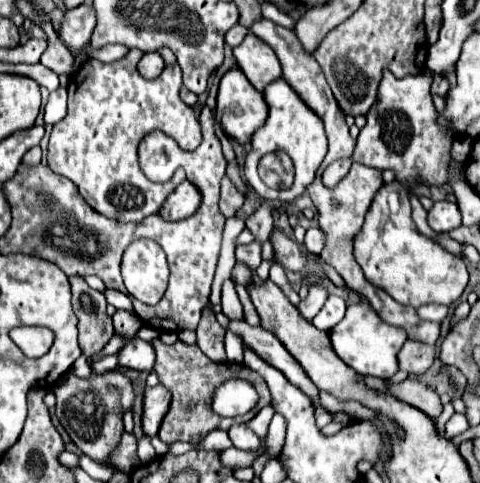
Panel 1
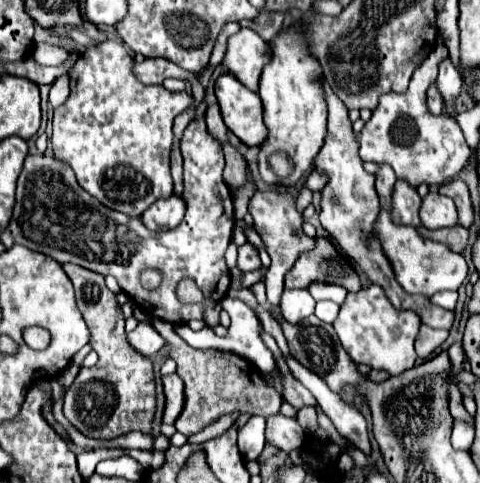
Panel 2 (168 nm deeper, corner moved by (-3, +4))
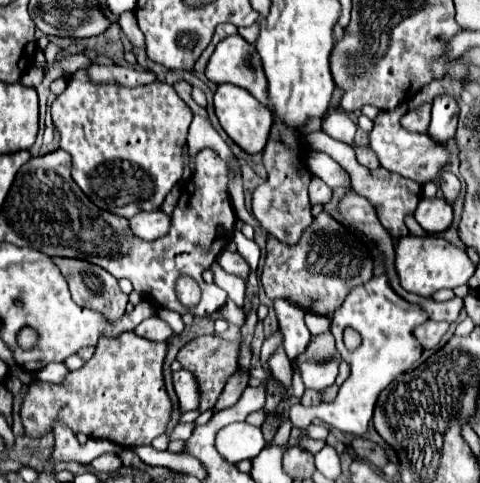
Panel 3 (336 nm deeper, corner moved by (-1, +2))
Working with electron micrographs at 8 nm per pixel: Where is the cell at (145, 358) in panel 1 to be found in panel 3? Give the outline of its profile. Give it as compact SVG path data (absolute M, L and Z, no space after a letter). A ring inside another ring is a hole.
M151 317L149 321L143 321L141 325L137 325L135 333L149 341L167 341L173 335L169 325L165 325L165 321L161 321L159 317Z

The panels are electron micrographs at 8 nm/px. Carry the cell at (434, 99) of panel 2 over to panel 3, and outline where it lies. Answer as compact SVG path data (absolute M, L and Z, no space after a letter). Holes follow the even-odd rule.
M431 103L409 109L401 119L403 127L409 131L415 131L415 133L427 133L429 121L431 121Z

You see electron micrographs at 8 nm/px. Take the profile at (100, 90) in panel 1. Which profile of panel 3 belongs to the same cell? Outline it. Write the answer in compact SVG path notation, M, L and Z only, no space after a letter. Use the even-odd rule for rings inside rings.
M77 69L67 81L67 89L51 105L53 125L61 135L61 149L71 155L73 181L99 207L109 213L131 219L139 211L161 209L165 195L181 179L183 159L181 145L193 119L187 103L177 95L173 85L155 81L141 87L123 87L117 83L93 83L87 69Z

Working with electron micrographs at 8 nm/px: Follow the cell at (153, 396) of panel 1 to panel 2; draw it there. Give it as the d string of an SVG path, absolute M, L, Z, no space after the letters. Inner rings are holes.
M177 373L165 375L163 377L163 387L165 387L165 397L167 397L163 423L173 425L175 419L179 417L179 411L183 411L183 381L179 379Z

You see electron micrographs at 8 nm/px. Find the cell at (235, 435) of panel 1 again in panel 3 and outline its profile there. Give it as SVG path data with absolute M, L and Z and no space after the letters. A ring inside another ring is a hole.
M243 421L243 423L223 427L217 433L215 445L217 449L221 449L225 459L229 459L231 463L239 463L243 459L257 457L265 447L265 439L263 439L261 427L255 427Z

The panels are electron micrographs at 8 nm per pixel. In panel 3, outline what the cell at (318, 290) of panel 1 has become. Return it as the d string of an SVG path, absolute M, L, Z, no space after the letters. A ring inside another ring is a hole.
M277 297L273 301L273 307L277 311L287 357L293 361L299 353L305 351L305 345L309 343L309 337L311 337L305 325L305 309L285 297Z

